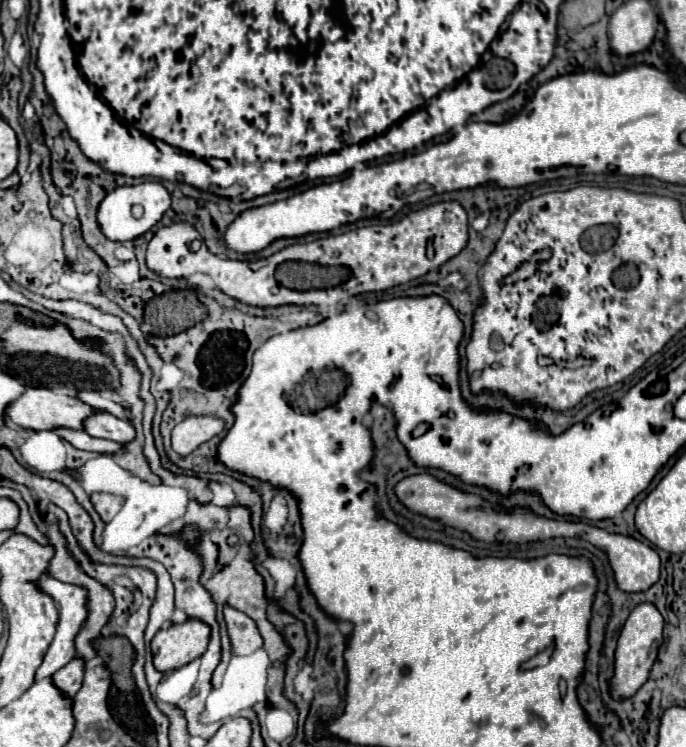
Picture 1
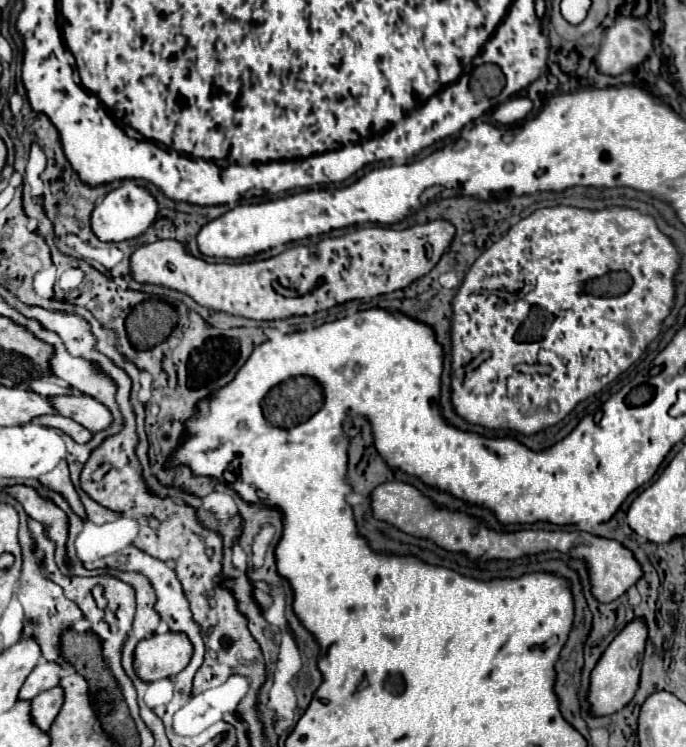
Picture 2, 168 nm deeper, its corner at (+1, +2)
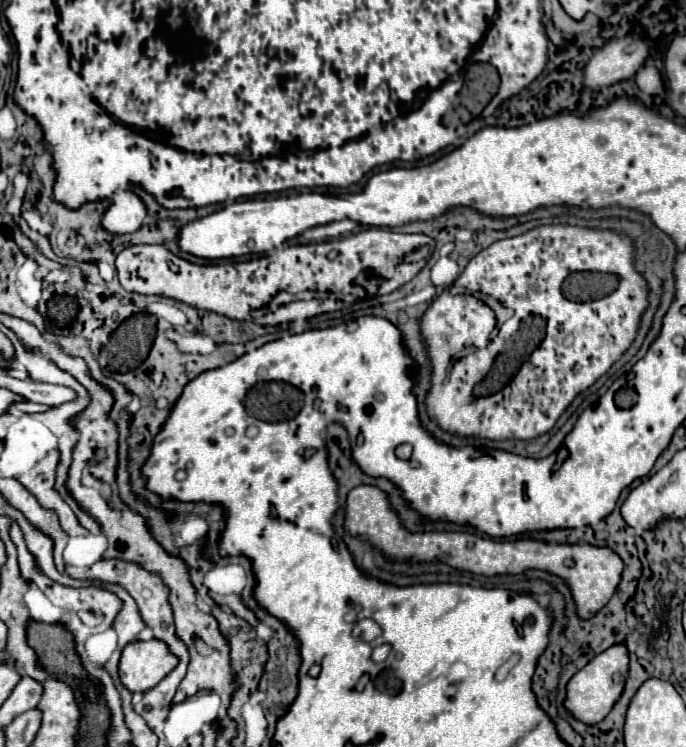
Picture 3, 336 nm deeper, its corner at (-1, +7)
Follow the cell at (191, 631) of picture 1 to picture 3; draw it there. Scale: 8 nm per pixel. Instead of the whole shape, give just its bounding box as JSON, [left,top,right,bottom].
[119,641,177,693]

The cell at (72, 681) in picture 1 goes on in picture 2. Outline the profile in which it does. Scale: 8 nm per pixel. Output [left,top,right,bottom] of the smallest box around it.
[31,684,63,730]

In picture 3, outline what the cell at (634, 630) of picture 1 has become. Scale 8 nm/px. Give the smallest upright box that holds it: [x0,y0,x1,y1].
[563,645,629,725]

